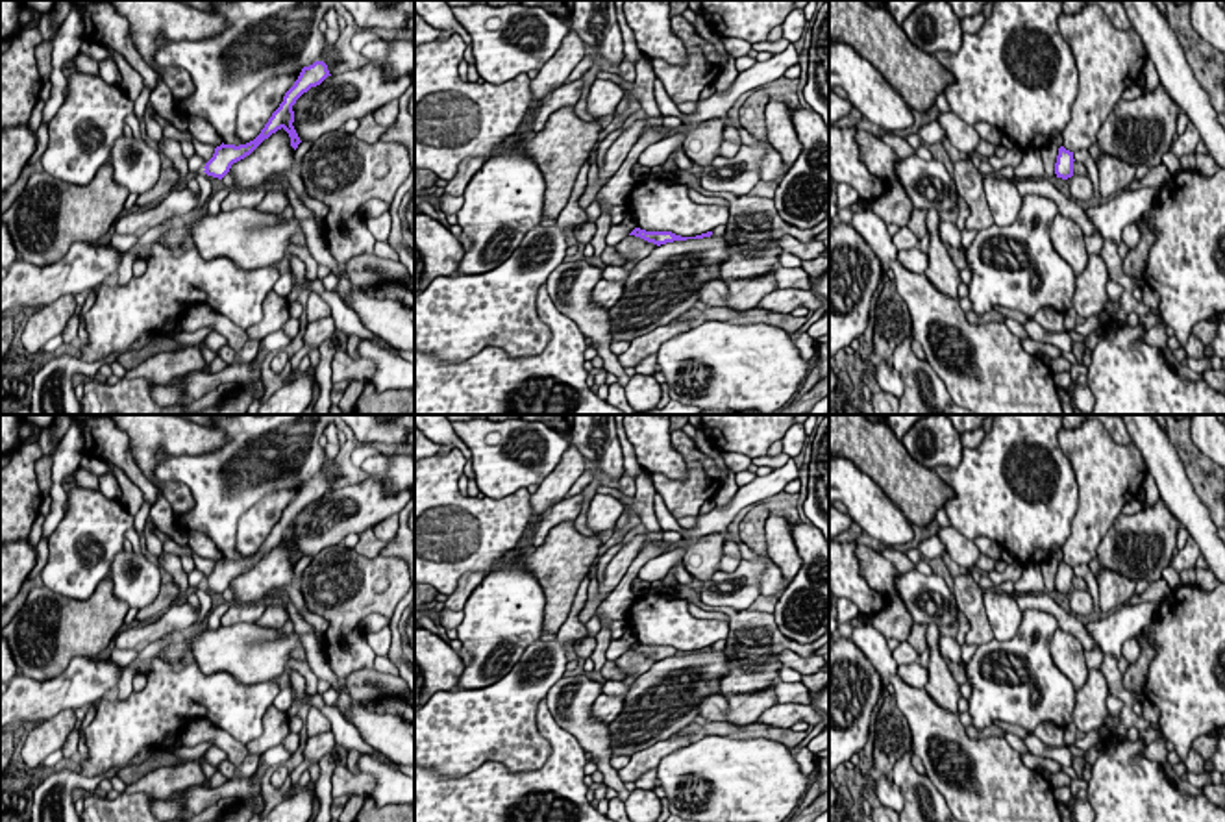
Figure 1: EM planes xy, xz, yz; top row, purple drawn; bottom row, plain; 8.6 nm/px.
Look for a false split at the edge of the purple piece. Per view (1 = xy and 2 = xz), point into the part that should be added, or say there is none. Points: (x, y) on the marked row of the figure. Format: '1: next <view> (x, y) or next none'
1: next none
2: next none

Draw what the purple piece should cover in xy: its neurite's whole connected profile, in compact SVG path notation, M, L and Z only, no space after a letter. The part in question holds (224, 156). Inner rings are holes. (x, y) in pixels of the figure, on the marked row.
M315 61L309 67L303 67L294 85L285 93L283 102L279 107L272 113L261 133L246 143L246 144L220 144L215 148L213 157L205 163L205 174L222 180L233 163L244 159L250 156L265 139L268 139L278 130L285 130L291 137L291 146L296 150L302 143L292 122L294 122L294 111L292 106L296 100L307 93L311 87L320 85L329 74L328 65L324 61Z

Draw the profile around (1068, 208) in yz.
M1014 178L1012 183L1016 185L1021 196L1040 194L1040 196L1053 200L1062 217L1079 224L1084 237L1097 233L1097 226L1088 218L1084 209L1071 196L1062 194L1057 189L1057 185L1051 183L1049 178L1040 178L1040 180Z

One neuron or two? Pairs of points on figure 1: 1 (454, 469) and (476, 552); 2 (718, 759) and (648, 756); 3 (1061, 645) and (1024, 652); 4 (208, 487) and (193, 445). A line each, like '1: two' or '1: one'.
1: one
2: two
3: two
4: two

